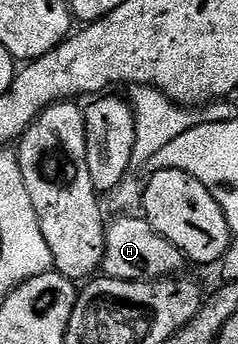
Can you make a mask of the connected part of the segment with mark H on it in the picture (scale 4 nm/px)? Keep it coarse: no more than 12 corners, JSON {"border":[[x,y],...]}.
{"border":[[121,214],[104,232],[109,279],[166,279],[184,254],[143,217]]}

